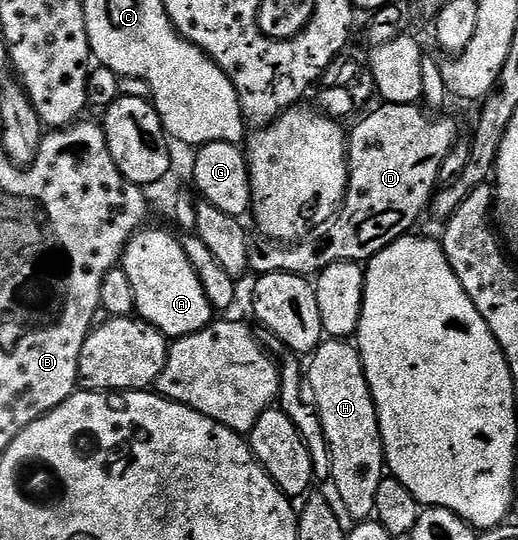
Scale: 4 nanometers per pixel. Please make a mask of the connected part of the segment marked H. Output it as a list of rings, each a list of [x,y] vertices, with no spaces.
[[[328,338],[320,343],[309,362],[305,367],[305,383],[325,429],[325,441],[333,461],[330,482],[335,483],[335,491],[352,520],[370,520],[375,514],[377,485],[385,477],[385,460],[383,429],[363,372],[359,348],[341,339]]]

